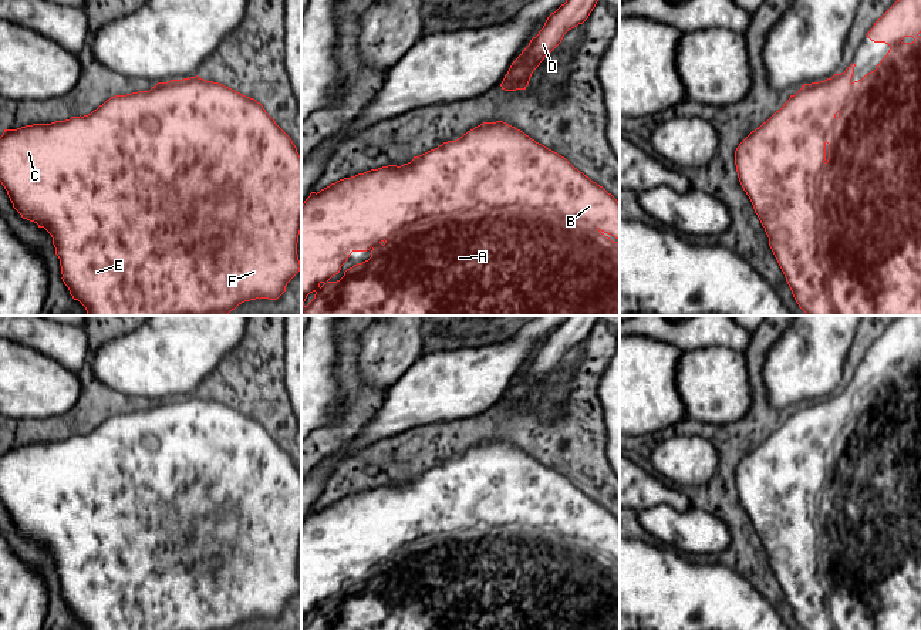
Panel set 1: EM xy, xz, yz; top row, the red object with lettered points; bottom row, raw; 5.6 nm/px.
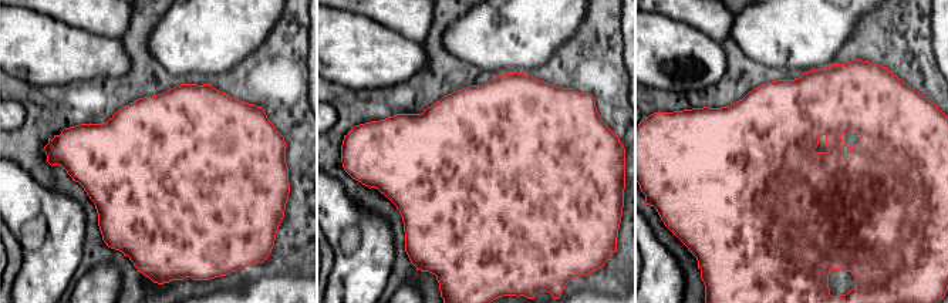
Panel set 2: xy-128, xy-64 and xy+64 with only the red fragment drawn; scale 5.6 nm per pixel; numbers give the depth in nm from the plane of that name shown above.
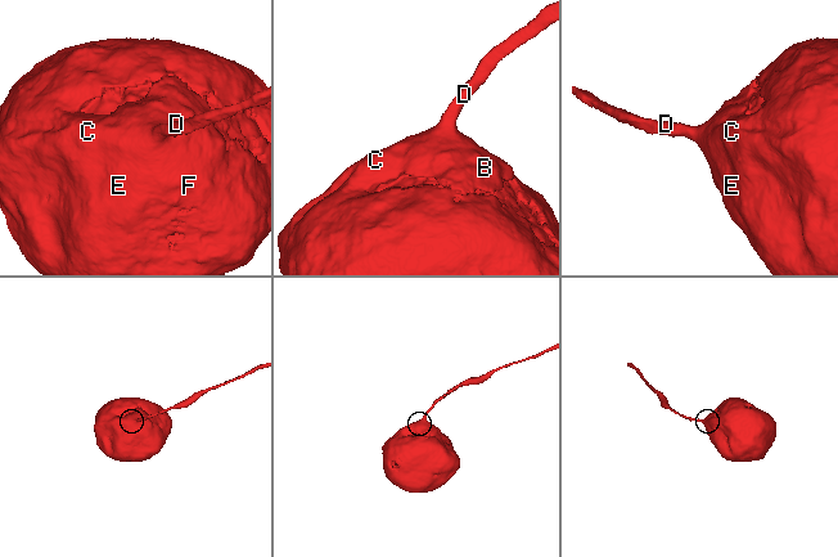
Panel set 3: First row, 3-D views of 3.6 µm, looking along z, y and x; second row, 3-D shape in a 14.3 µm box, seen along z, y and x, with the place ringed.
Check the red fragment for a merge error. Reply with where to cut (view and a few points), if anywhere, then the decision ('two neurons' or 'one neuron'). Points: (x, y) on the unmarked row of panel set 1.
cut none; one neuron

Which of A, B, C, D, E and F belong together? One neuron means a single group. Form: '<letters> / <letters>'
A B C D E F

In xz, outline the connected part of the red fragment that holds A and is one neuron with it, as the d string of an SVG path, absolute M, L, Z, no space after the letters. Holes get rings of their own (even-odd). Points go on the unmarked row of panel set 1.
M483 441L463 452L456 459L448 459L401 485L388 484L371 488L351 496L344 496L321 508L311 511L301 523L301 630L620 630L620 520L603 505L574 486L564 475L536 461L523 449L503 441ZM352 570L371 570L371 576L357 582L344 590L344 594L331 600L340 592L341 584Z

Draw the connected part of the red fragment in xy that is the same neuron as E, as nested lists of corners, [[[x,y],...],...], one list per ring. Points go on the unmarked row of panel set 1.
[[[198,394],[158,401],[149,410],[111,415],[84,435],[4,448],[0,455],[0,501],[21,536],[51,553],[61,597],[72,617],[87,630],[232,630],[244,620],[277,619],[301,587],[297,573],[301,550],[301,475],[296,464],[254,417]]]

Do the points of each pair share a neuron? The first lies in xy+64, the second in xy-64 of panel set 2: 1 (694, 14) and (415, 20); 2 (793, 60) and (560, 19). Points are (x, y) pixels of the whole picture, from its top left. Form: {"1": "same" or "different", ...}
{"1": "same", "2": "same"}

